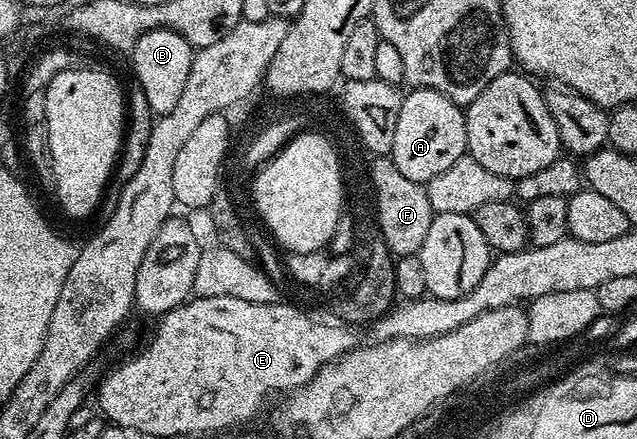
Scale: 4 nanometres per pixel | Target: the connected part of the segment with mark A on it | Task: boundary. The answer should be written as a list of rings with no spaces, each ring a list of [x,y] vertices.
[[[412,88],[404,94],[390,155],[402,176],[426,184],[434,176],[438,176],[438,172],[446,172],[446,168],[450,168],[454,160],[463,156],[467,148],[466,120],[461,107],[442,96],[442,92]]]

